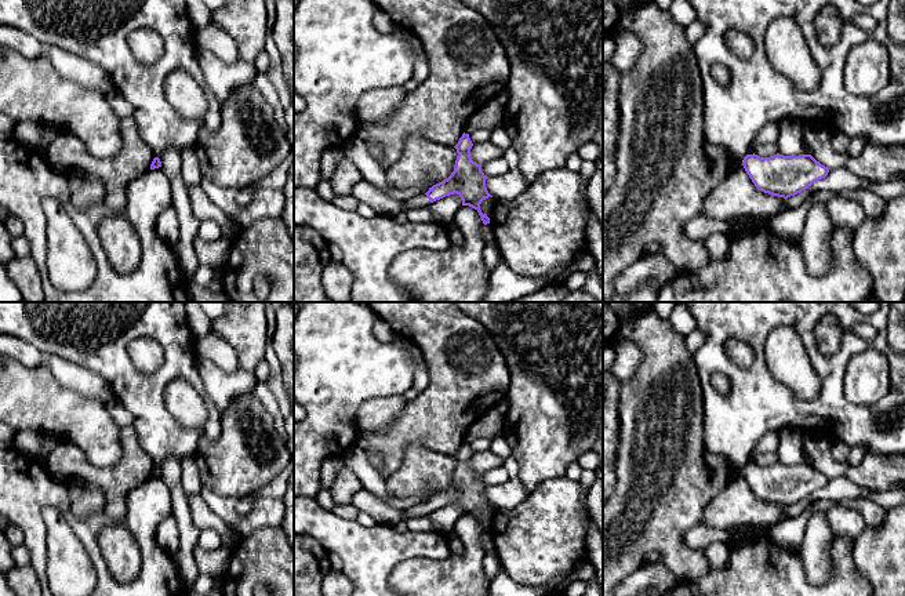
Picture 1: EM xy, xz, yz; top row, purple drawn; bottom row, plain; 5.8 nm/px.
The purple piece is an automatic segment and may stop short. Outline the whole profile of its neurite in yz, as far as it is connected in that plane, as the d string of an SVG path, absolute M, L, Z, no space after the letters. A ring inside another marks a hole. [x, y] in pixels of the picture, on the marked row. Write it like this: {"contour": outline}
{"contour": "M746 155L742 166L755 186L768 195L788 199L825 178L829 168L811 155L760 157Z"}

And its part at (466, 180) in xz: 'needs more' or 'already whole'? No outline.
needs more

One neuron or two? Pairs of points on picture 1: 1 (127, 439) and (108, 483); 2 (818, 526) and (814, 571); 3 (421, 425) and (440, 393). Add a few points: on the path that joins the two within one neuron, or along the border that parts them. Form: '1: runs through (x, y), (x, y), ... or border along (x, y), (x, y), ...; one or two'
1: runs through (128, 450), (128, 462), (119, 472); one
2: runs through (817, 537), (816, 560); one
3: runs through (429, 417), (440, 406), (440, 402); one

